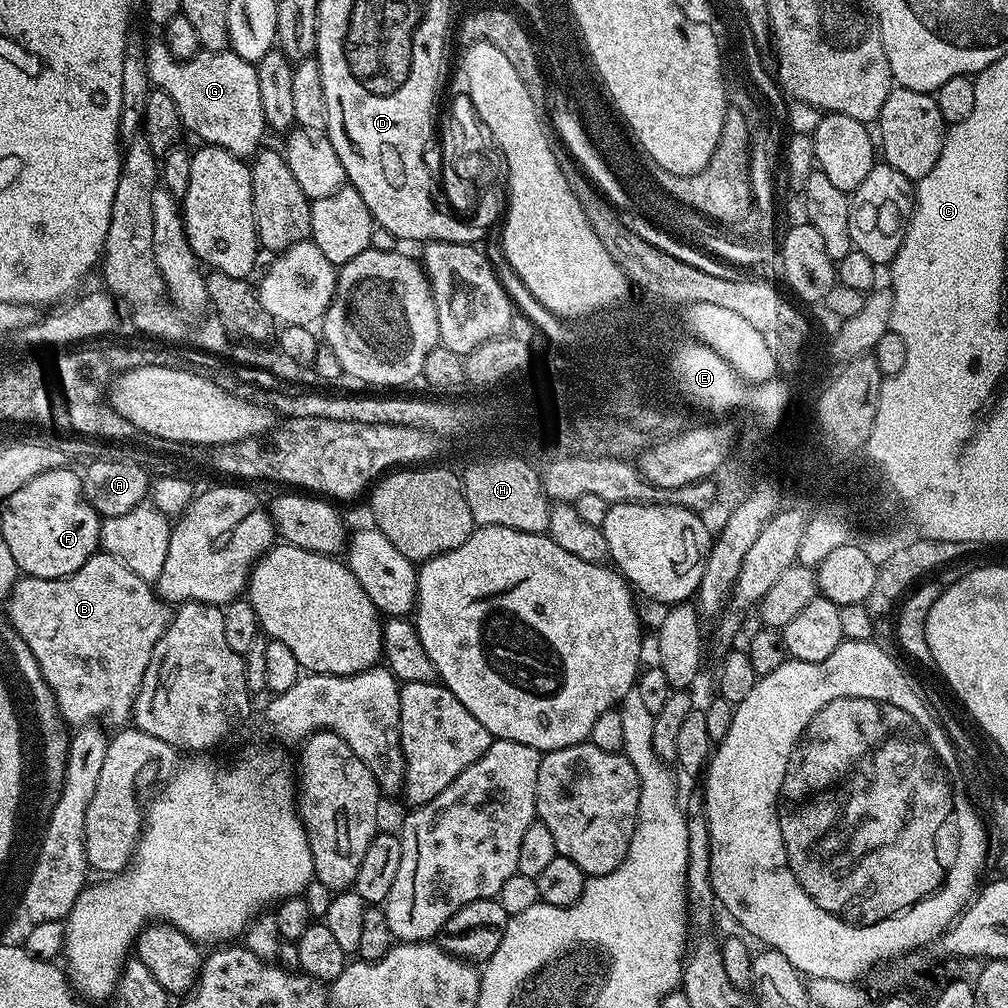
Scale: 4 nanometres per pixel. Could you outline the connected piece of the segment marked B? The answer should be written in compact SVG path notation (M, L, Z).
M98 550L78 570L74 570L74 574L62 578L38 578L35 576L33 580L24 581L16 590L16 595L13 596L12 614L17 627L24 634L27 646L34 654L34 658L37 659L38 666L41 667L42 676L49 684L50 690L53 691L65 723L69 726L88 726L93 722L103 722L105 725L120 724L116 726L124 726L132 720L132 707L136 701L138 690L142 686L146 666L150 666L150 654L162 638L164 631L168 629L168 623L172 621L173 609L153 591L149 581L138 578L138 574L130 571L118 558L114 558L106 551Z

